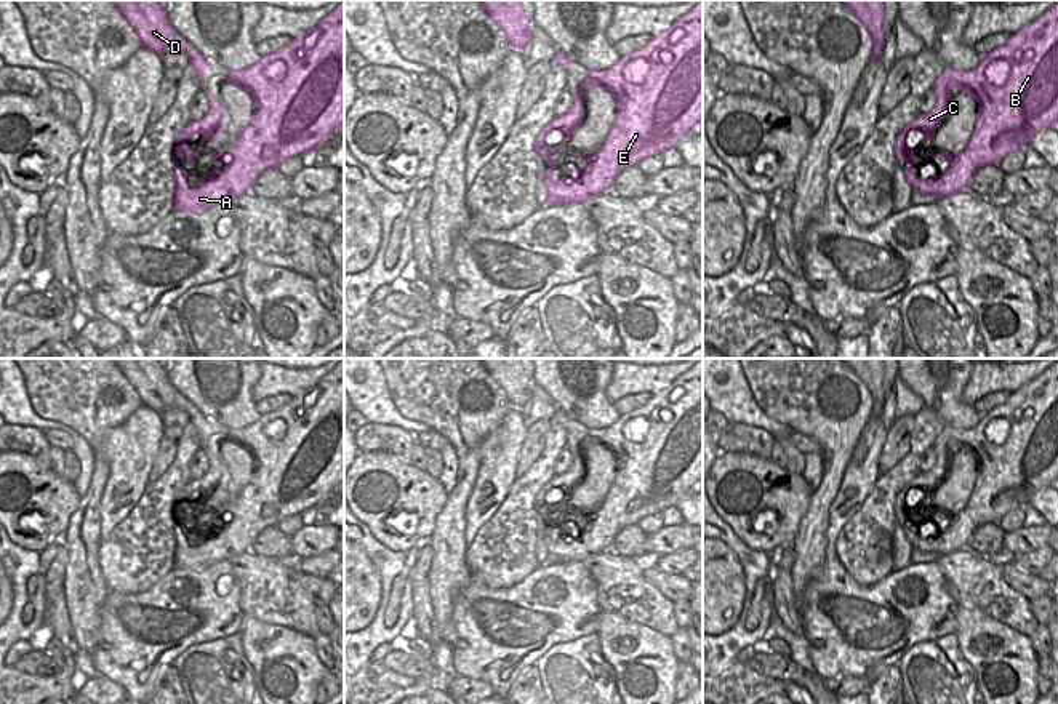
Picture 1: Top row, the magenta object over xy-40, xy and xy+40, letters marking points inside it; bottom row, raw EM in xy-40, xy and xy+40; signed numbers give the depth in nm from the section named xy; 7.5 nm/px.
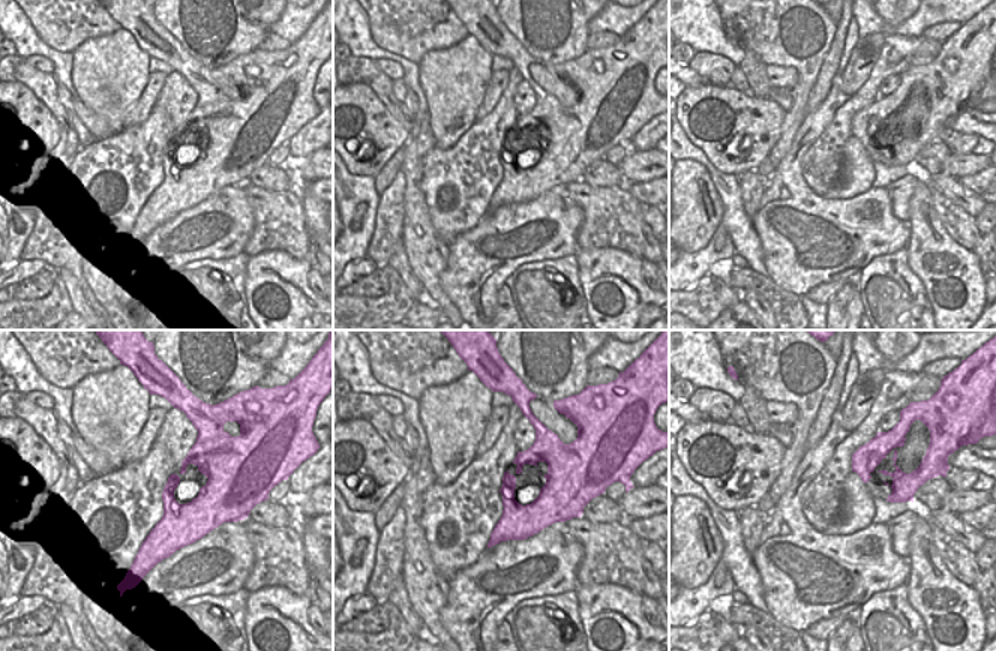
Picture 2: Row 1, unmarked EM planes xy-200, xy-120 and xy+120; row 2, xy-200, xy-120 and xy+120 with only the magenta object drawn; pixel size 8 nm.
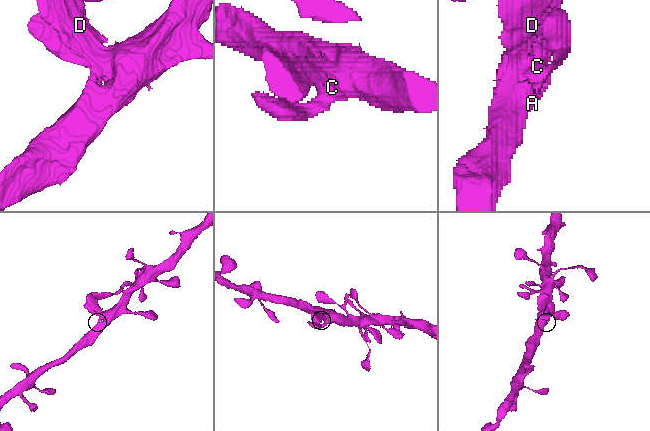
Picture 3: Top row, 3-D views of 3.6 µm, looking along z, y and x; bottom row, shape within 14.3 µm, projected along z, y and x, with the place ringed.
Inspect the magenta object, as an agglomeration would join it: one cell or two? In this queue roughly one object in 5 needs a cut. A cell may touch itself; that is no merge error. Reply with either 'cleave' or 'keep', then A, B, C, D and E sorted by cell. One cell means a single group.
keep; groups A B C D E

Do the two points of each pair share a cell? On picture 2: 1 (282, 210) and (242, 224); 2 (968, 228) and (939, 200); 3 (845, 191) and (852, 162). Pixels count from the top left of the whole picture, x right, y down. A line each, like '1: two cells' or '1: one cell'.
1: two cells
2: one cell
3: one cell

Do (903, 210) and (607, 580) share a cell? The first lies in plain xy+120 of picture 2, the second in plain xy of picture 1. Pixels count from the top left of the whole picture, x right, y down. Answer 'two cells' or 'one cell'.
one cell

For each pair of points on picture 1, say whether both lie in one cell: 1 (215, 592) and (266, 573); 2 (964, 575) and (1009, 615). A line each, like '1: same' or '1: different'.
1: different
2: same

